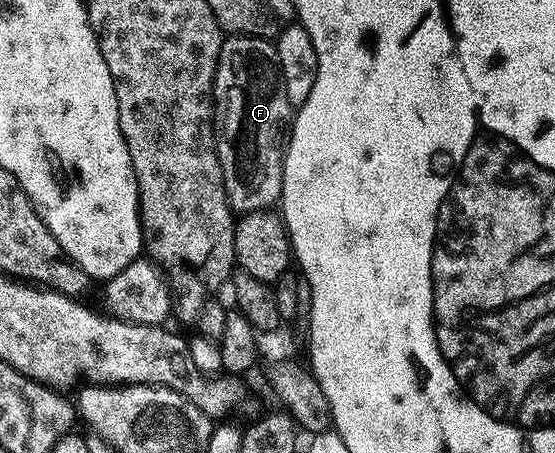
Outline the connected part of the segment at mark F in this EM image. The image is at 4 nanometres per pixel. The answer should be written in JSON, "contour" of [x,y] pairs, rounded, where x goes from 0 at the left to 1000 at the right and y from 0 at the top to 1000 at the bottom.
{"contour":[[[411,77],[395,113],[384,188],[384,256],[391,267],[391,325],[418,470],[472,468],[505,448],[510,430],[510,338],[528,272],[528,241],[514,208],[503,121],[486,86]]]}

